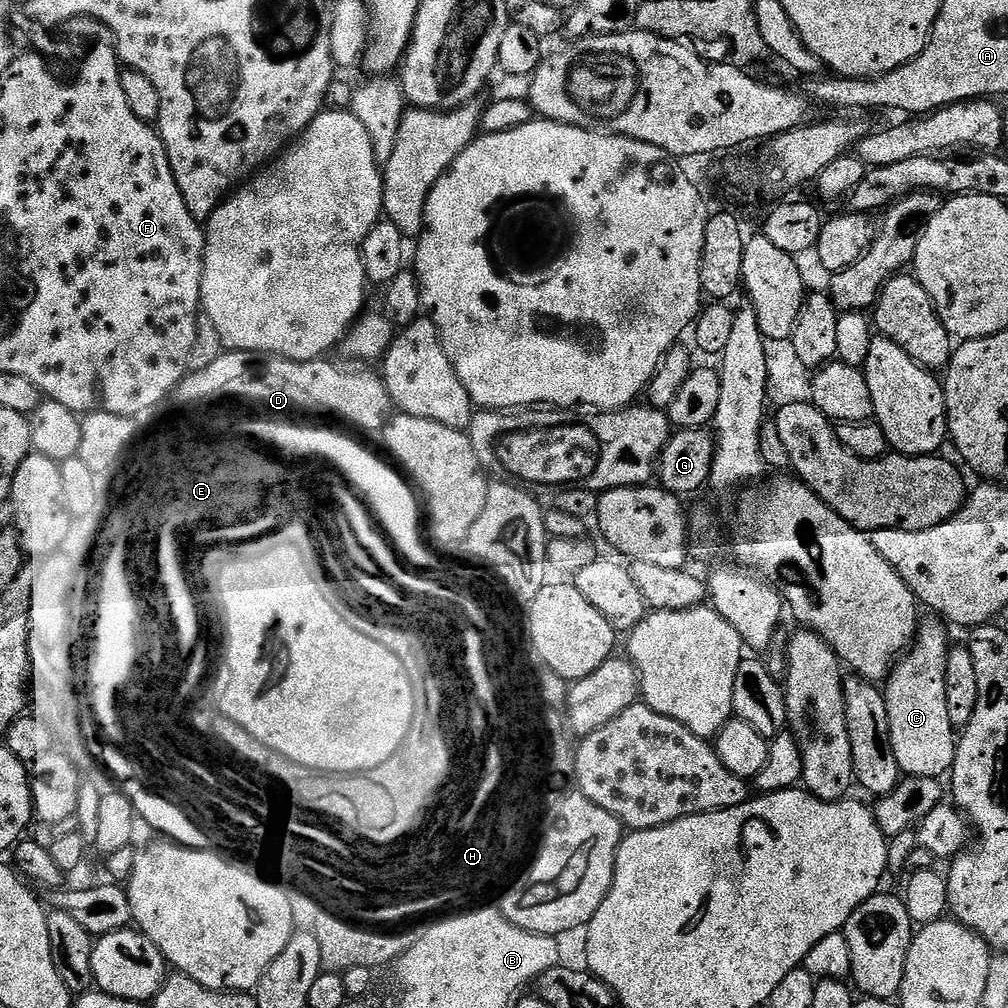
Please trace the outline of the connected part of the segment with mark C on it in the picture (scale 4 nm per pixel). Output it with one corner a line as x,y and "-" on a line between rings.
935,623
917,627
910,651
893,664
882,688
890,718
890,746
904,776
940,778
943,772
951,773
955,760
958,732
950,726
950,713
946,711
949,629
943,623

